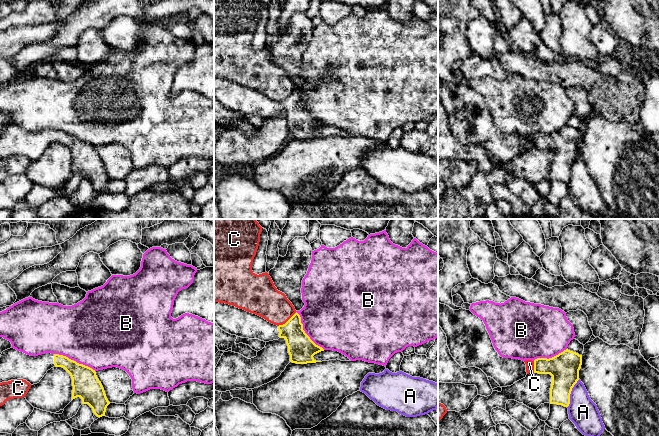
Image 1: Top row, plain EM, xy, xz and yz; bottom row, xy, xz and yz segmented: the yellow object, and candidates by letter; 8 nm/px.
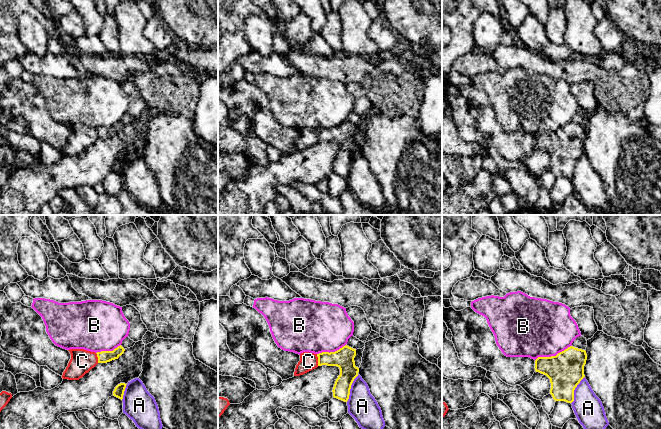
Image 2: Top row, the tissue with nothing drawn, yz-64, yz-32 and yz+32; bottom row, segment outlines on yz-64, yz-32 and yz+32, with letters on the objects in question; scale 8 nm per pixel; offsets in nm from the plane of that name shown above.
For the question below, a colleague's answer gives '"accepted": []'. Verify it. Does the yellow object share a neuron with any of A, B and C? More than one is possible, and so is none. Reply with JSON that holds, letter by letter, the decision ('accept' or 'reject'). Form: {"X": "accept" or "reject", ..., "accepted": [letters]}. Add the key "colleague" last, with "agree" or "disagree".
{"A": "reject", "B": "reject", "C": "reject", "accepted": [], "colleague": "agree"}

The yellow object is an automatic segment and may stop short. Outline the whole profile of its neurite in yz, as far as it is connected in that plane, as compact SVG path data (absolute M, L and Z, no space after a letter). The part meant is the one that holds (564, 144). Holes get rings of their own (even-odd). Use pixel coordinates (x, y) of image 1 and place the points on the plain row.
M568 125L549 135L534 136L534 149L552 152L550 180L569 182L570 170L579 156L581 141L582 131Z

